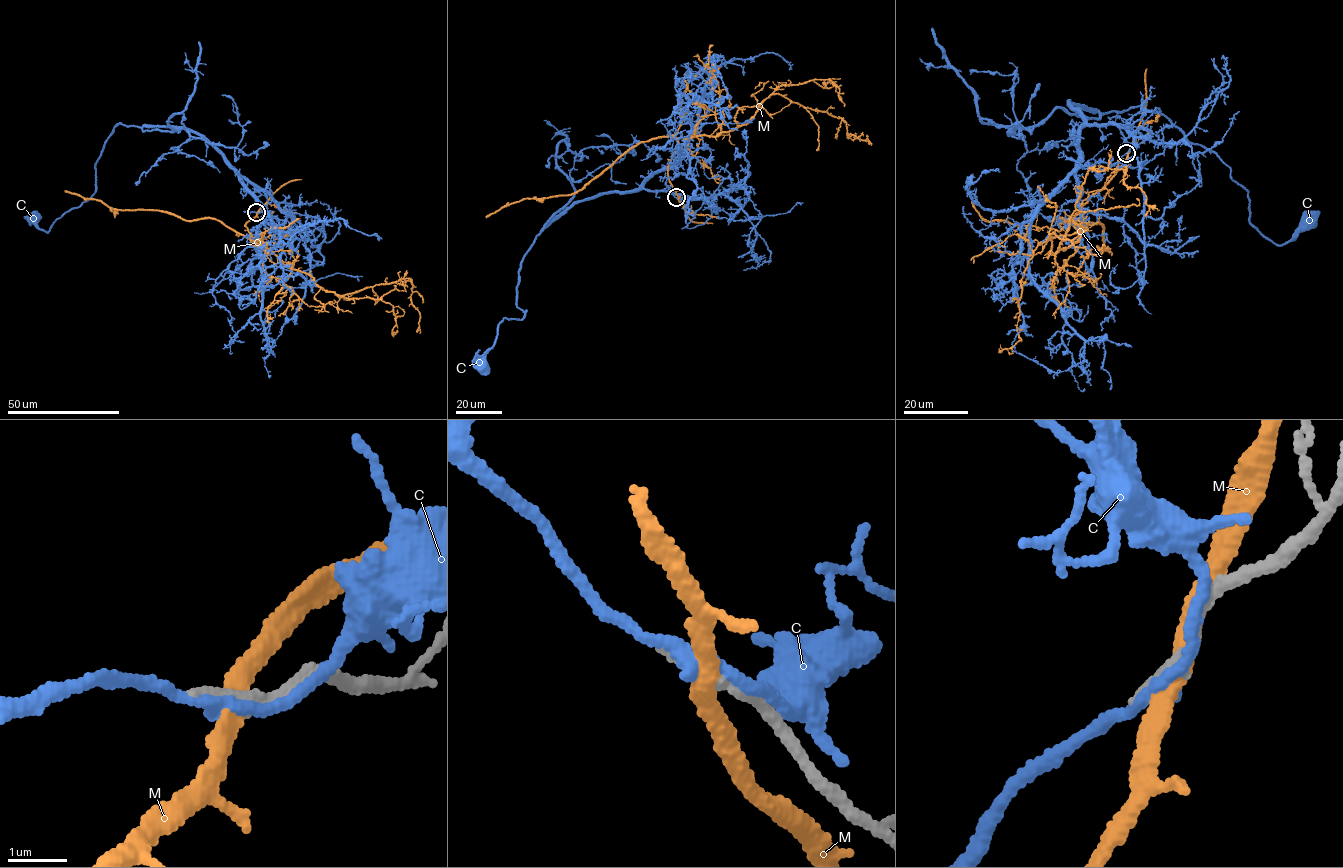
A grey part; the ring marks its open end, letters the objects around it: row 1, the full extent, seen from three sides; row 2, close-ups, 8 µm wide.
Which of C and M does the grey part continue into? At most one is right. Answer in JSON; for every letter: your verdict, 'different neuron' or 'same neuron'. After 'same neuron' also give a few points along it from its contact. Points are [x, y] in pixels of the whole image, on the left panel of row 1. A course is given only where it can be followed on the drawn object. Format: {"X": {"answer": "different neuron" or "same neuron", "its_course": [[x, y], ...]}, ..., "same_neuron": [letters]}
{"C": {"answer": "different neuron"}, "M": {"answer": "different neuron"}, "same_neuron": []}

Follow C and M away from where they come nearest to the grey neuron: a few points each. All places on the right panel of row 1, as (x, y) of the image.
C: (1128, 151), (1119, 128), (1092, 126), (1067, 103), (1164, 114), (1230, 169), (1251, 224), (1277, 244), (1307, 220)
M: (1128, 151), (1070, 220), (1085, 230), (1079, 239), (1058, 249), (1090, 168), (1121, 169), (1123, 184), (1159, 209)

